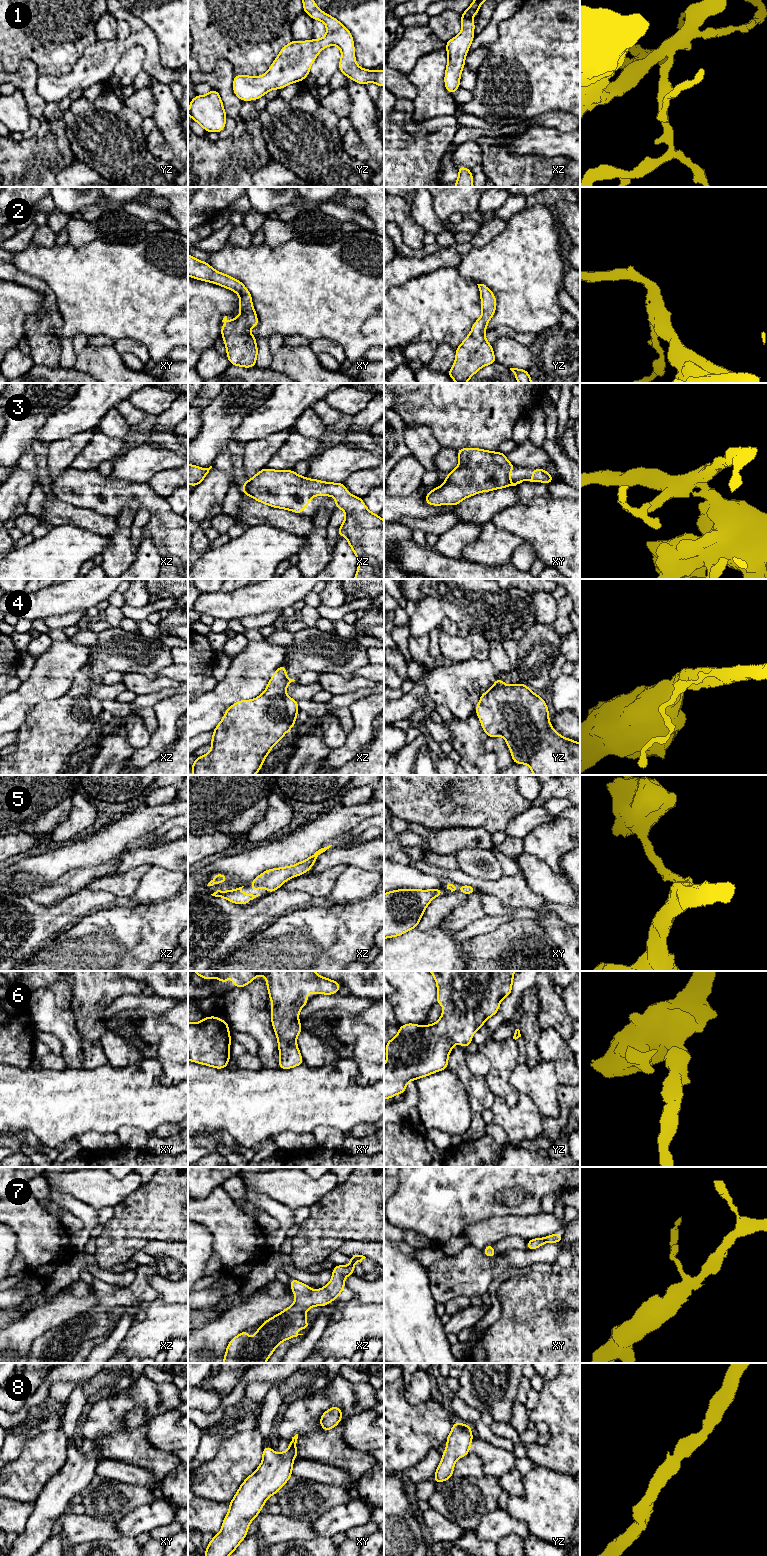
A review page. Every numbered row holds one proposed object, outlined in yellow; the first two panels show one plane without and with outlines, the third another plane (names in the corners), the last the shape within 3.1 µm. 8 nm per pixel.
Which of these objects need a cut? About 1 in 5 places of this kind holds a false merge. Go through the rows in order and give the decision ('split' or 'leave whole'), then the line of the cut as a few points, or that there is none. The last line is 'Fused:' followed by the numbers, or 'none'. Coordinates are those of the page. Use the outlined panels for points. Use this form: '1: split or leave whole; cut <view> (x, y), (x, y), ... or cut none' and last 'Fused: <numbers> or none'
1: leave whole; cut none
2: leave whole; cut none
3: leave whole; cut none
4: leave whole; cut none
5: leave whole; cut none
6: leave whole; cut none
7: leave whole; cut none
8: leave whole; cut none
Fused: none

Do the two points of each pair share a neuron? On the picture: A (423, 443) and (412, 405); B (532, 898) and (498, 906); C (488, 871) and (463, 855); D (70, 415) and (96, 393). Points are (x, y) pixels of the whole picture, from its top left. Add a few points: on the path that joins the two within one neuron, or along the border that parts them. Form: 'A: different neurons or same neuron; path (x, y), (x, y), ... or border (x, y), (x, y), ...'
A: different neurons; border (407, 424), (426, 425), (436, 440)
B: different neurons; border (484, 892), (494, 894), (504, 904), (515, 909)
C: same neuron; path (482, 865), (469, 860)
D: same neuron; path (76, 413), (90, 399)

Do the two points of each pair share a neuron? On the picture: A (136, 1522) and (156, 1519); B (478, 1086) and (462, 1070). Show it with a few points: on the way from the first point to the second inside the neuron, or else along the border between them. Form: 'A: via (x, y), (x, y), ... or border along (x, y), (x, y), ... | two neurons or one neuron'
A: via (141, 1520), (151, 1519) | one neuron
B: via (474, 1082), (466, 1074) | one neuron

